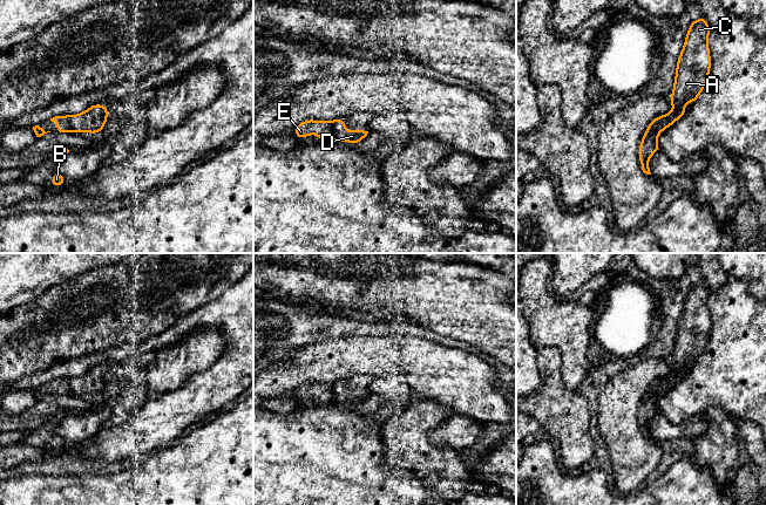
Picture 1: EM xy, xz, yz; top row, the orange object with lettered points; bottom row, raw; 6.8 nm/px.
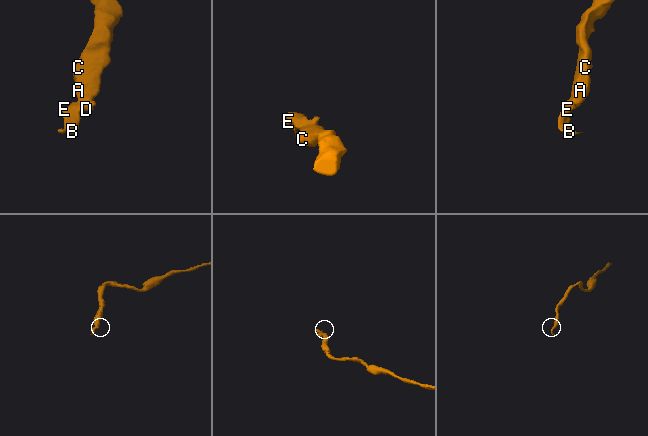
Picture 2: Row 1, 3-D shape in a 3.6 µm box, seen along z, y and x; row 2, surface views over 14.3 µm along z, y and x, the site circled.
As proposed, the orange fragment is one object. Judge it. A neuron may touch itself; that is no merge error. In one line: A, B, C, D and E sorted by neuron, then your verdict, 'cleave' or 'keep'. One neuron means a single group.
A C D / B E | cleave

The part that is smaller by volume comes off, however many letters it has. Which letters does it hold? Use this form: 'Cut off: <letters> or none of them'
Cut off: B, E

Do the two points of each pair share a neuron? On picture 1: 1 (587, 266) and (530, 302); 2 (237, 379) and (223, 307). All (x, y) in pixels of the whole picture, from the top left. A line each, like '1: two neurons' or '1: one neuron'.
1: two neurons
2: one neuron

